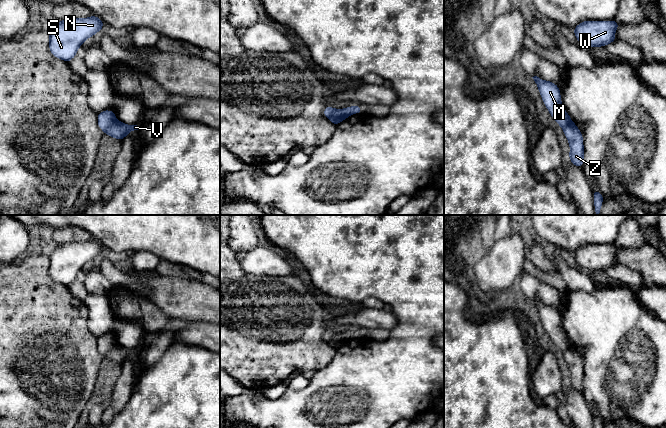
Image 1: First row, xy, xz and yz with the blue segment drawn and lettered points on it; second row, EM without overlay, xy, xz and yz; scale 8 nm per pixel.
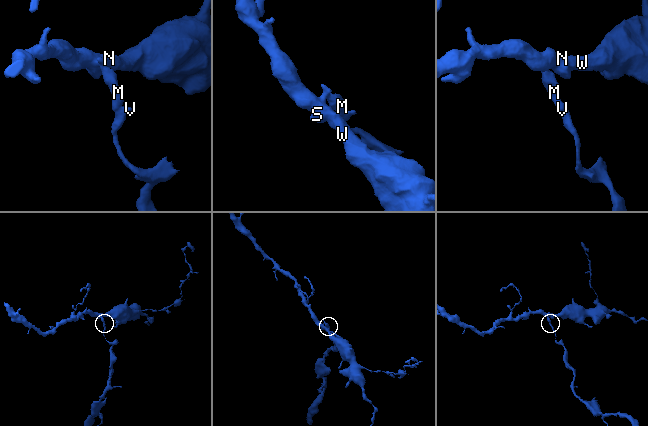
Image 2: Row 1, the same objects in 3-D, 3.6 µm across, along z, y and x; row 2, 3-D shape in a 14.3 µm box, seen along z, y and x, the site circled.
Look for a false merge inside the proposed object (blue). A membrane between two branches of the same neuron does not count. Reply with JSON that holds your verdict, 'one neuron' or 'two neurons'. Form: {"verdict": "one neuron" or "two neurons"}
{"verdict": "two neurons"}

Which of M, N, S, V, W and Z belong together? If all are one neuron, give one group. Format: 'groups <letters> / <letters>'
groups M N S W / V Z

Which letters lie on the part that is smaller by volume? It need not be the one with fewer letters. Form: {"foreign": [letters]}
{"foreign": ["V", "Z"]}

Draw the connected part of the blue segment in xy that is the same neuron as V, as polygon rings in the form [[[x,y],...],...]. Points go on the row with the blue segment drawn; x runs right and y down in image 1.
[[[116,121],[112,124],[104,133],[114,139],[119,139],[123,141],[123,139],[134,130],[138,130],[137,125],[127,125],[124,122]]]

